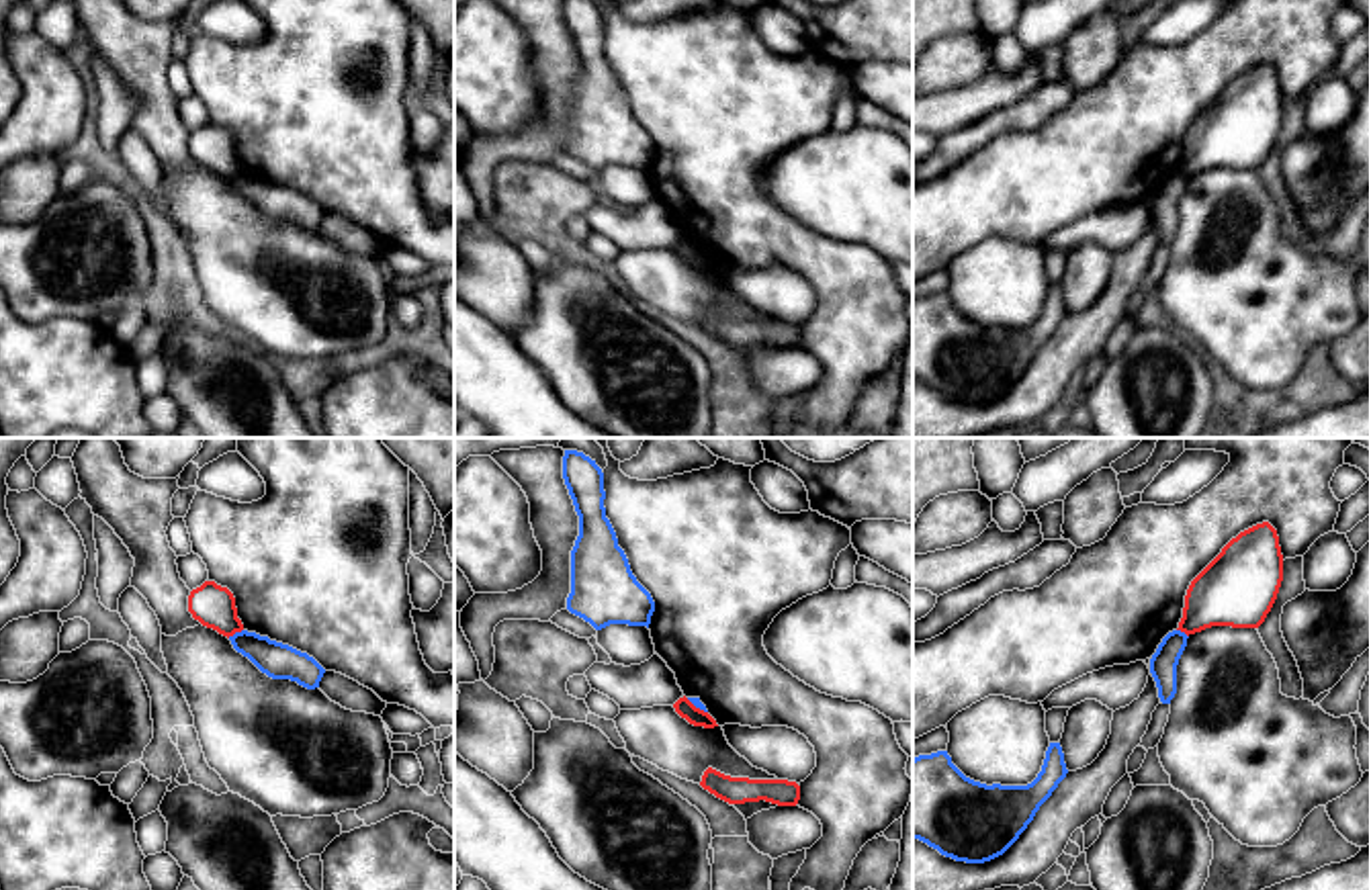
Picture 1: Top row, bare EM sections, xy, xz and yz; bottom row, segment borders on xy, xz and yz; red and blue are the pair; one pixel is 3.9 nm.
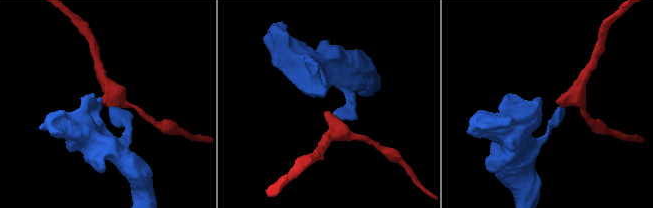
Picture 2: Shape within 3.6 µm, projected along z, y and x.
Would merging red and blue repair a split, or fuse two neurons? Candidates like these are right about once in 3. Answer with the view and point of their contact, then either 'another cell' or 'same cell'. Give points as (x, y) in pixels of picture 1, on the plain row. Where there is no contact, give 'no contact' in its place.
meets red in xy at (234, 174); another cell

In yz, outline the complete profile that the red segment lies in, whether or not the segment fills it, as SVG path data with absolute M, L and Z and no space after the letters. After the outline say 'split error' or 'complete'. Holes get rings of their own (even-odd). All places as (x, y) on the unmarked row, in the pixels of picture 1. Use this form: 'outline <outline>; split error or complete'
outline M1256 65L1232 80L1191 123L1181 174L1211 168L1258 170L1271 153L1283 123L1283 96L1277 72Z; complete

